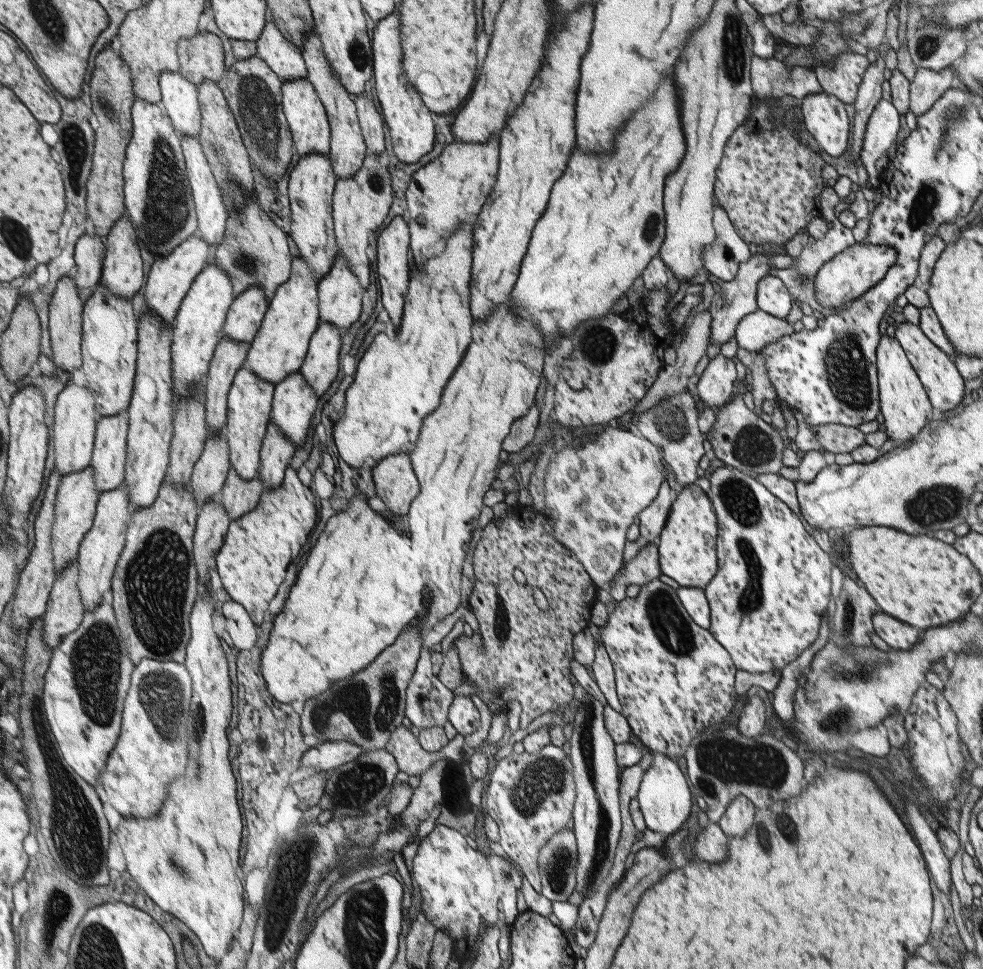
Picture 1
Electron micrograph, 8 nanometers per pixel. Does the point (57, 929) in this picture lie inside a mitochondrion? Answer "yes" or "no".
yes

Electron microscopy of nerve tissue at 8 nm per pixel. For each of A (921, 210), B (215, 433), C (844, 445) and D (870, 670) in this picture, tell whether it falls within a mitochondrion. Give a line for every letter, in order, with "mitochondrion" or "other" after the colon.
A: mitochondrion
B: other
C: other
D: mitochondrion

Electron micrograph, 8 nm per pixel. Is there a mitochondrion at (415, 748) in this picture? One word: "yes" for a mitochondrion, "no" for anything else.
no

